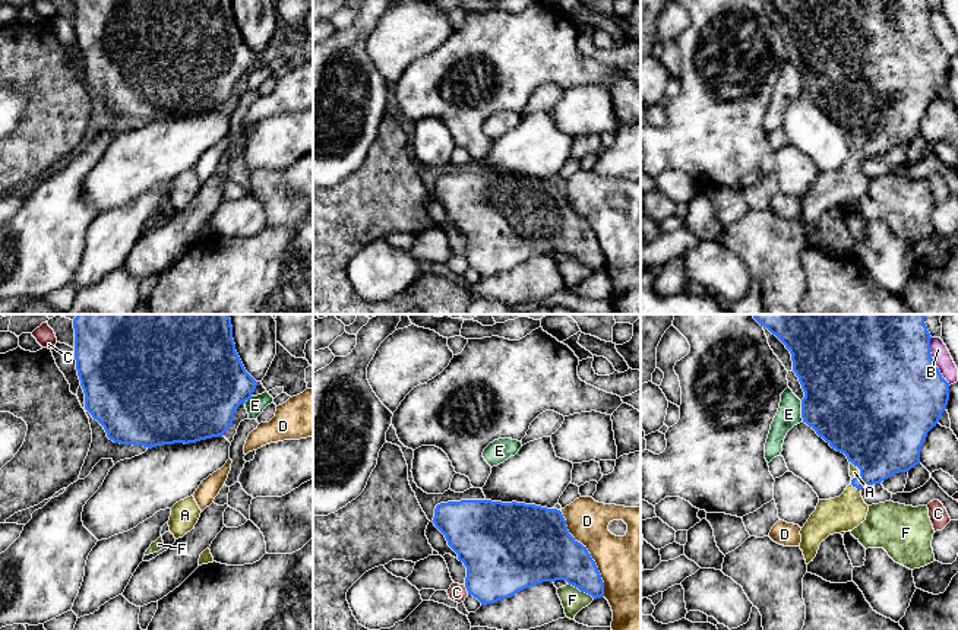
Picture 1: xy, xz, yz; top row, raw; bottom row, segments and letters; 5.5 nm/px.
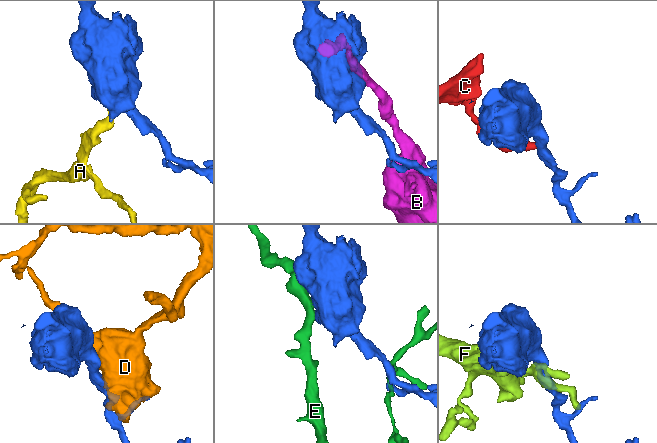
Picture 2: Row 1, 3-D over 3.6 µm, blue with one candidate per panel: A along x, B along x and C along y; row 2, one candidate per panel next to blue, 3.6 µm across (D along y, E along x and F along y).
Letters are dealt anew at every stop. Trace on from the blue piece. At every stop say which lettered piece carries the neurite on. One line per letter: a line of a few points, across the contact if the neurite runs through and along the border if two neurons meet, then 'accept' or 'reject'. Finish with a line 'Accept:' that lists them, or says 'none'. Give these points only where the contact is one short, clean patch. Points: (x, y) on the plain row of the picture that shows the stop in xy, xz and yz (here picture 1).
A: line yz (879, 122), (859, 152), (857, 161), (843, 186); accept
B: reject
C: reject
D: reject
E: reject
F: reject
Accept: A

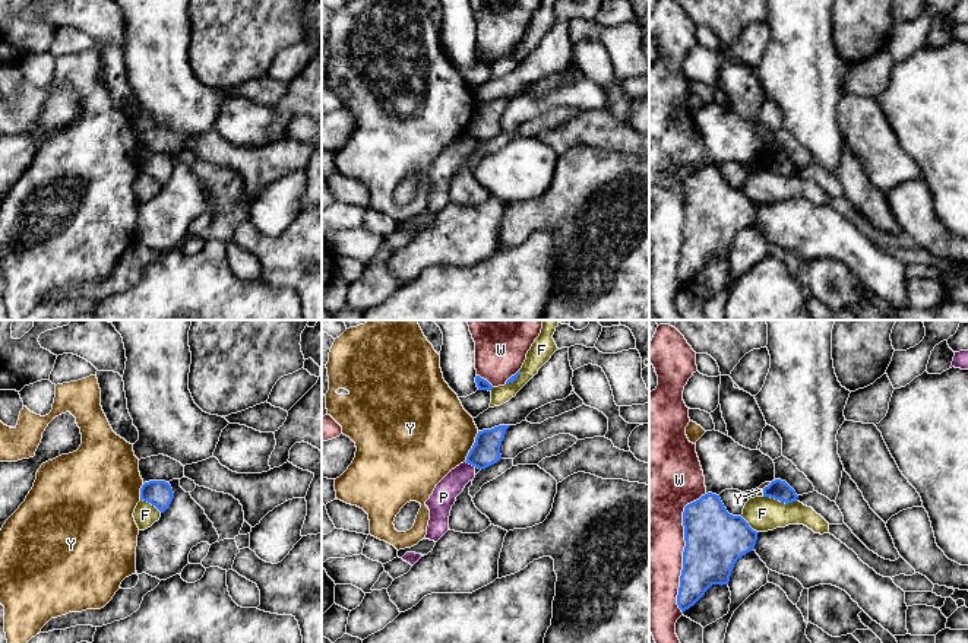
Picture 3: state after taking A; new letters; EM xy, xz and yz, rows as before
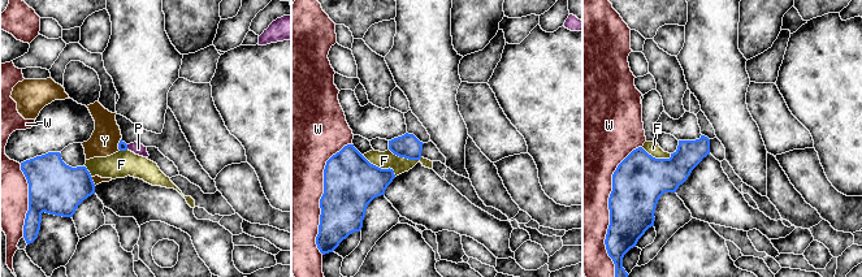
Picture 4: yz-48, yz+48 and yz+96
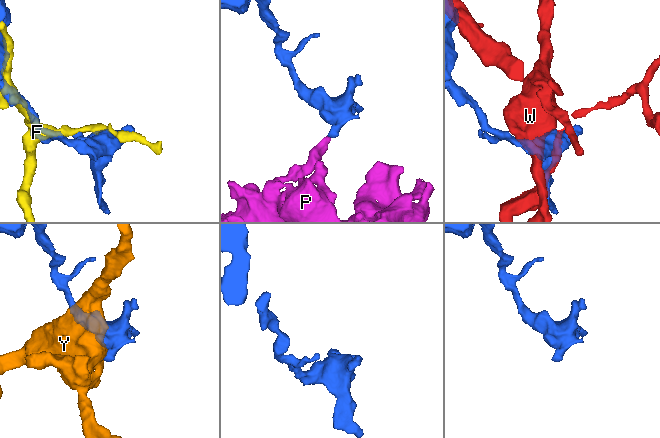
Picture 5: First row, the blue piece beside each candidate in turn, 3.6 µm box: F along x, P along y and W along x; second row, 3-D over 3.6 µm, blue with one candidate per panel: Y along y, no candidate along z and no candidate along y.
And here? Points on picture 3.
F: reject
P: line xz (465, 133), (475, 139); reject
W: reject
Y: reject
Accept: none

